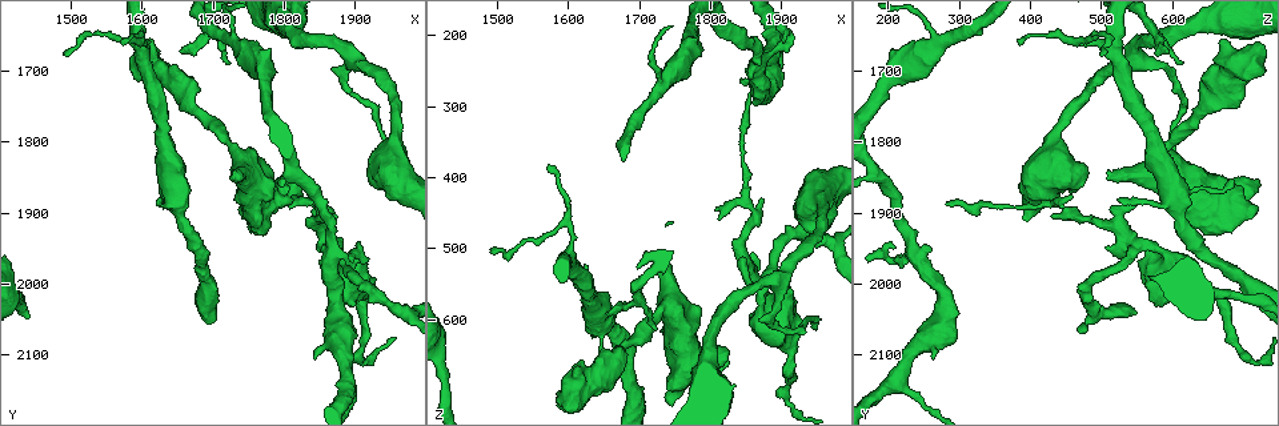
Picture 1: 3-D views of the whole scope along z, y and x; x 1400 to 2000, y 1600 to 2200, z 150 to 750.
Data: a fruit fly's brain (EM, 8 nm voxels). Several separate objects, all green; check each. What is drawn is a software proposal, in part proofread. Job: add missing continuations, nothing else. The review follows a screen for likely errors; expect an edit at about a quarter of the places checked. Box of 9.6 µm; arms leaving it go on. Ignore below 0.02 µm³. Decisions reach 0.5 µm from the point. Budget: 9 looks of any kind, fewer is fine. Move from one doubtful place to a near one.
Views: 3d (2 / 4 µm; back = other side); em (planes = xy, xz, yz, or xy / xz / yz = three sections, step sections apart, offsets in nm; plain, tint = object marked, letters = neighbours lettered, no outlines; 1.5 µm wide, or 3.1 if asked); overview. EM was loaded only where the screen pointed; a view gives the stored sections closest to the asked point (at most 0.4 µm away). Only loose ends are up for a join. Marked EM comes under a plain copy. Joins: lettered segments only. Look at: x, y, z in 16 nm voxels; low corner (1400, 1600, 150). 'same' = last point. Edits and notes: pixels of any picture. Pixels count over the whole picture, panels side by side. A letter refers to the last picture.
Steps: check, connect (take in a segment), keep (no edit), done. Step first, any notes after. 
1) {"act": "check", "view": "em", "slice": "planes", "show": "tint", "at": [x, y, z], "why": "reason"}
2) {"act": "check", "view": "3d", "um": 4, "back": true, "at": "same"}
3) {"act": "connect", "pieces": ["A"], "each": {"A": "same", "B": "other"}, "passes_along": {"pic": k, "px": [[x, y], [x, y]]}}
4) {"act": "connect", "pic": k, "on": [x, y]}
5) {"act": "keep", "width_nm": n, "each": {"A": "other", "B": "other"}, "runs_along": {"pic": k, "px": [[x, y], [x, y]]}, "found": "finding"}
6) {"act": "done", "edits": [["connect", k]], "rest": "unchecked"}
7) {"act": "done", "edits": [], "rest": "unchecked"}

{"act": "check", "view": "em", "slice": "xy", "step": 8, "show": "tint", "at": [1495, 1675, 500], "why": "an open end"}

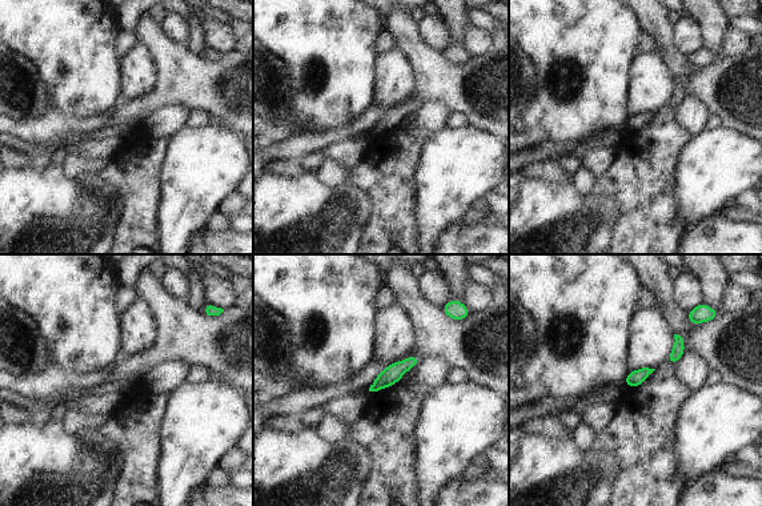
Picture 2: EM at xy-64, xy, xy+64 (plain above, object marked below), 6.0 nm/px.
{"act": "check", "view": "em", "slice": "planes", "show": "letters", "at": "same", "why": "another direction"}

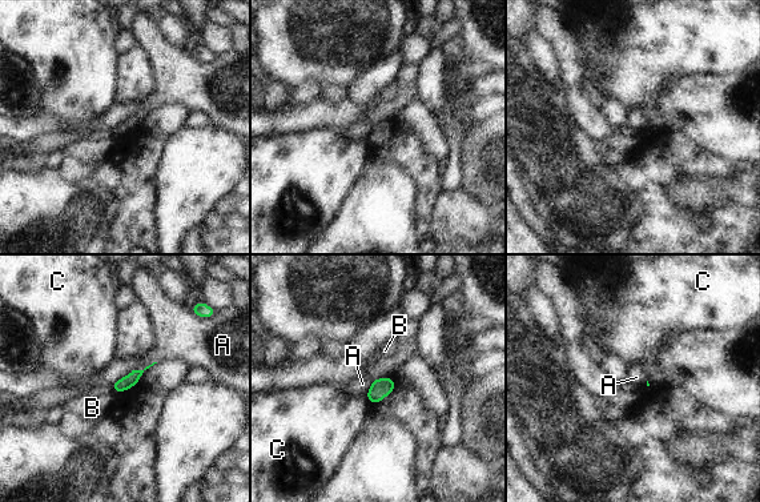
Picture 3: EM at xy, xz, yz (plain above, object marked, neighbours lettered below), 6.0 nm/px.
{"act": "keep", "each": {"A": "other", "B": "other", "C": "other"}, "border": {"pic": 3, "px": [[156, 361], [132, 369], [111, 385]]}, "found": "no lettered segment goes on from it"}

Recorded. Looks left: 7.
{"act": "check", "view": "em", "slice": "planes", "show": "letters", "at": [1570, 1655, 385], "why": "tapers out"}

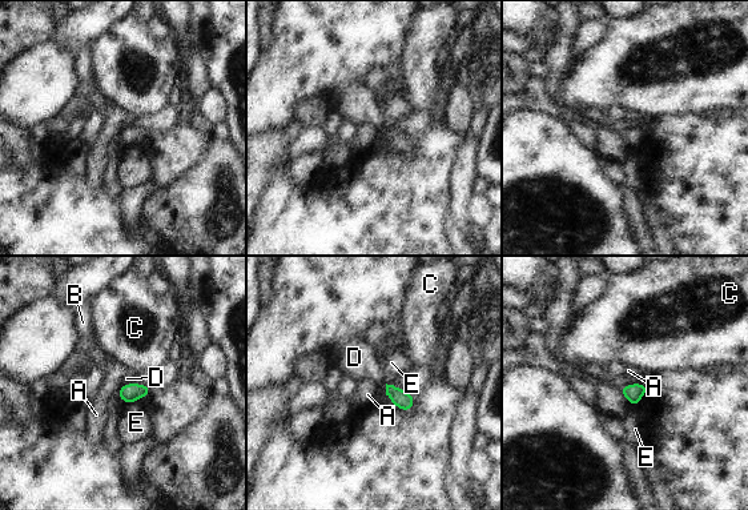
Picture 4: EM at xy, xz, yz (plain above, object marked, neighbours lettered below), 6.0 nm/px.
{"act": "keep", "each": {"A": "other", "B": "other", "C": "other", "D": "other", "E": "other"}, "border": {"pic": 4, "px": [[648, 385], [627, 384], [619, 388]]}, "found": "no lettered segment goes on from it"}

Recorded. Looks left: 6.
{"act": "check", "view": "3d", "um": 4, "at": [1725, 1845, 510], "why": "an open end"}

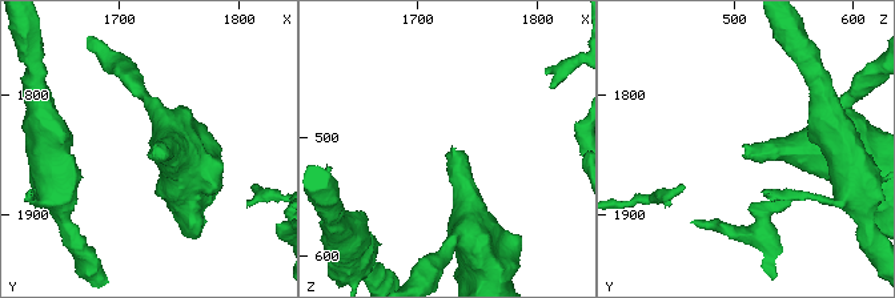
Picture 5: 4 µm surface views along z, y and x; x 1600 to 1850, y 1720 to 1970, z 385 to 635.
{"act": "check", "view": "em", "slice": "planes", "show": "tint", "at": [1730, 1840, 508], "why": "need the tissue"}

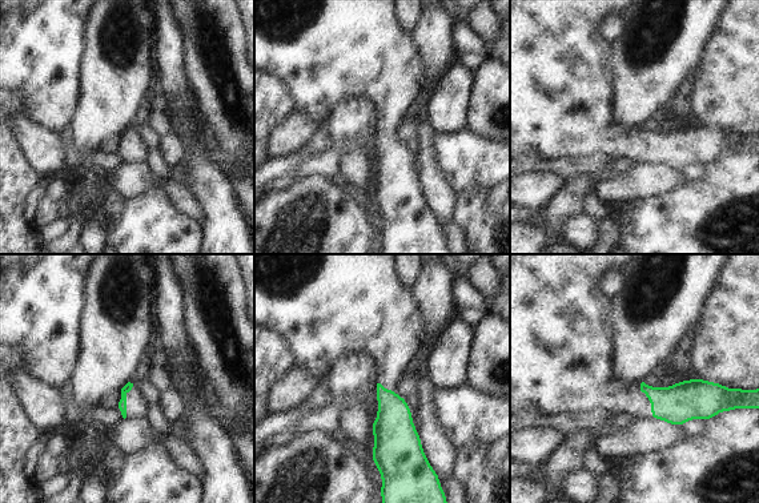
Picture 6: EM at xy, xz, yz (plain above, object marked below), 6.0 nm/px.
{"act": "check", "view": "em", "slice": "planes", "show": "letters", "at": "same"}

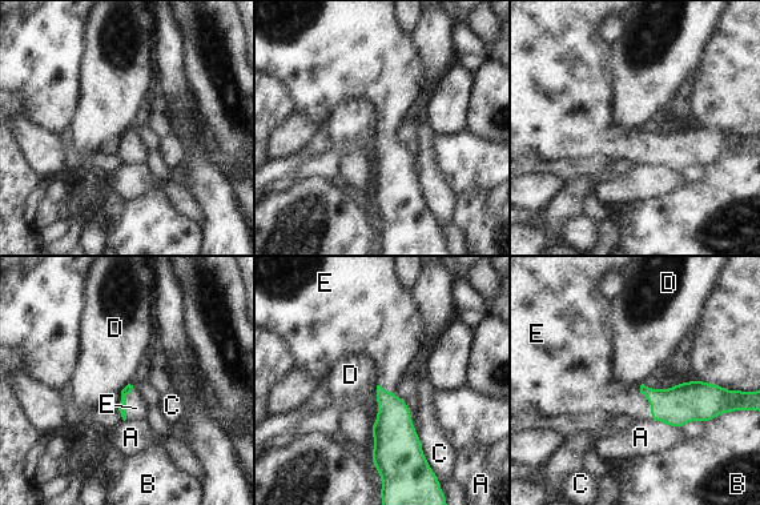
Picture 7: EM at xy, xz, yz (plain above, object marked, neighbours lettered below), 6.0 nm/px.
{"act": "connect", "pieces": ["E"], "each": {"A": "other", "B": "other", "C": "other", "D": "other", "E": "same"}, "passes_along": {"pic": 7, "px": [[688, 401], [650, 401], [611, 396]]}, "found": "the neuron continues"}

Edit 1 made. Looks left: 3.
{"act": "check", "view": "em", "slice": "planes", "show": "letters", "at": [1845, 2105, 260], "why": "free end"}

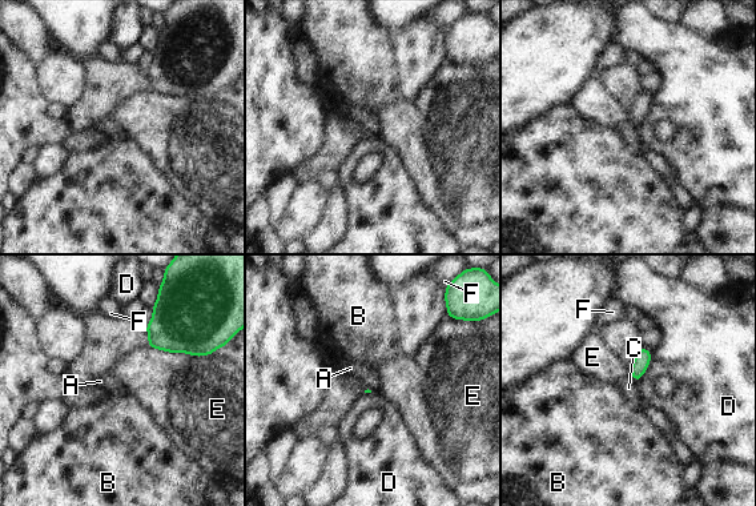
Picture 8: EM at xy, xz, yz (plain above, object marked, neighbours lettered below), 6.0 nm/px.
{"act": "keep", "each": {"A": "other", "B": "other", "C": "other", "D": "other", "E": "other", "F": "other"}, "border": {"pic": 8, "px": [[631, 376], [636, 384]]}, "found": "no lettered segment goes on from it"}

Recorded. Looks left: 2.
{"act": "done", "edits": [["connect", 7]], "rest": "unchecked"}

